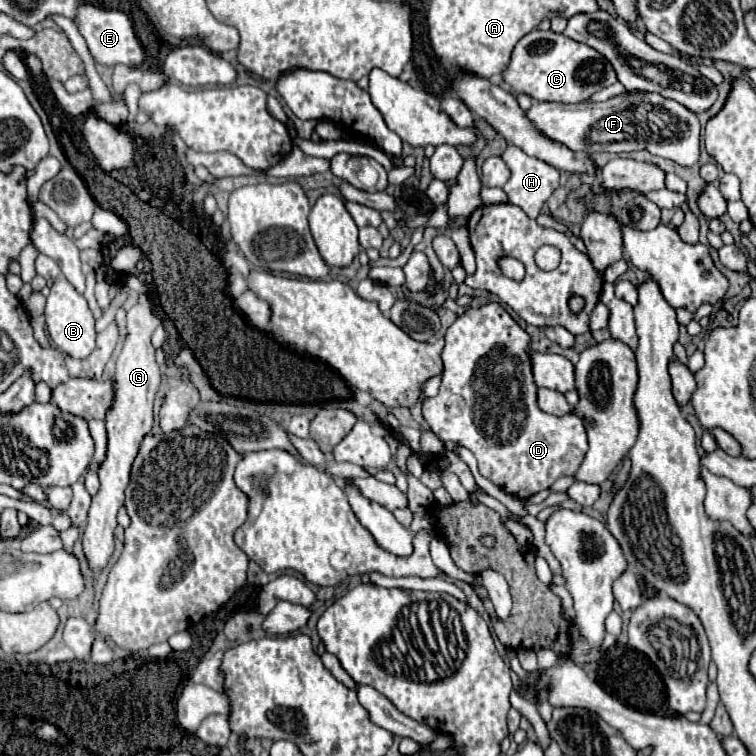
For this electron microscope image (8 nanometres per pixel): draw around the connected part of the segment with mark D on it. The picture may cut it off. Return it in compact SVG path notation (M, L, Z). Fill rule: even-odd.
M499 303L467 307L445 333L439 393L423 399L423 417L431 431L441 441L455 441L467 447L479 463L479 473L517 499L527 499L549 489L557 477L575 475L587 451L587 433L577 415L555 417L537 407L537 385L533 381L529 345L531 337L527 331Z

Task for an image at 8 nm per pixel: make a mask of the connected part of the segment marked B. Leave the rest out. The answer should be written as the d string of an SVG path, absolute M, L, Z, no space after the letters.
M59 277L51 285L51 293L47 297L47 307L45 307L45 319L51 341L59 351L83 359L95 349L95 317L87 305L87 299L81 293L77 293L75 287L65 277Z

